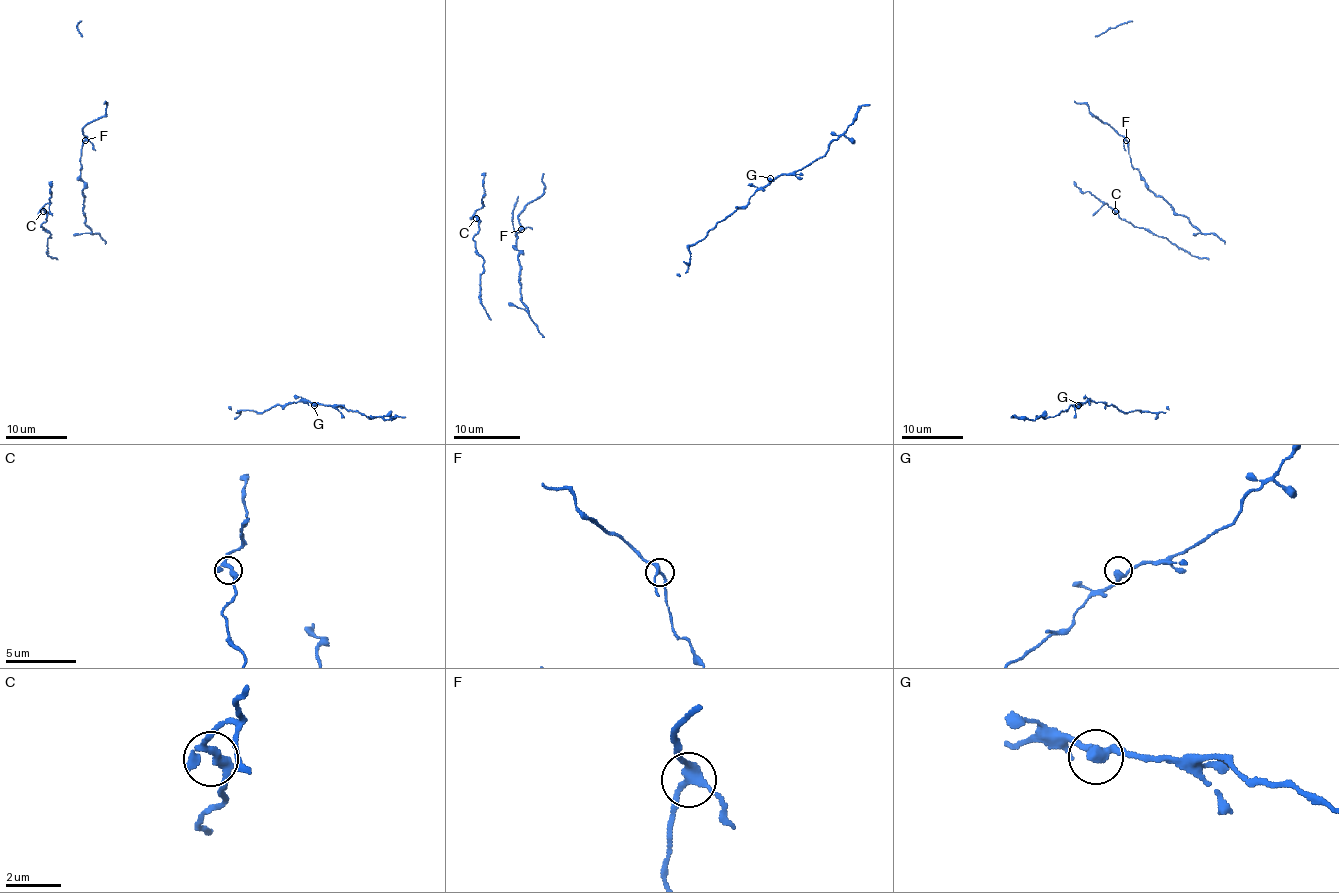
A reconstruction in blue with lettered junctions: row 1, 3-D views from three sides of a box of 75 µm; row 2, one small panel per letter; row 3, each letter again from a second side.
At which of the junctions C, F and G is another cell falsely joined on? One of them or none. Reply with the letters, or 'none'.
none

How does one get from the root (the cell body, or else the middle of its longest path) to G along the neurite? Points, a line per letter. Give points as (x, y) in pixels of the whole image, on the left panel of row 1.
G: (228, 406), (235, 412), (241, 409), (263, 412), (275, 405), (294, 402), (311, 402), (314, 405)

